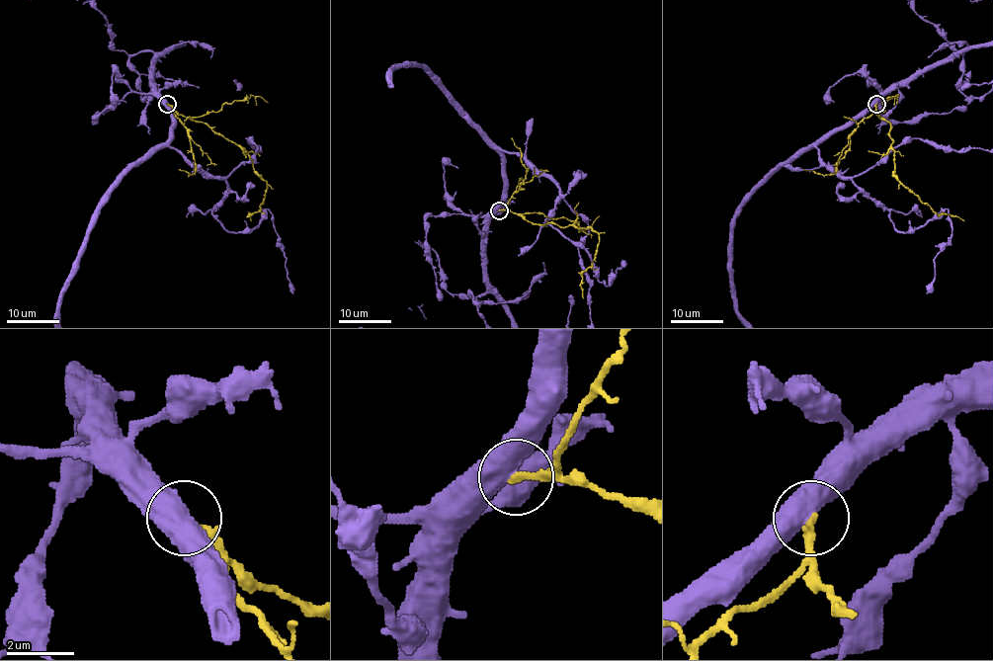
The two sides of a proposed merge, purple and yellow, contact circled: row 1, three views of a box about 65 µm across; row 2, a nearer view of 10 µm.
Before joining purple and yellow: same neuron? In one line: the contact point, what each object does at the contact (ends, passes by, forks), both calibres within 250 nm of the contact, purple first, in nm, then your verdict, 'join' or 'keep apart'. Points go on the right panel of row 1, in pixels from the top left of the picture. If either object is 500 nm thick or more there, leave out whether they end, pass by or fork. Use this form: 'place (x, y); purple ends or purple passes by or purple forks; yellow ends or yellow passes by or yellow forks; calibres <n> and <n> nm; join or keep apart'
place (876, 104); calibres 500 and 240 nm; keep apart

